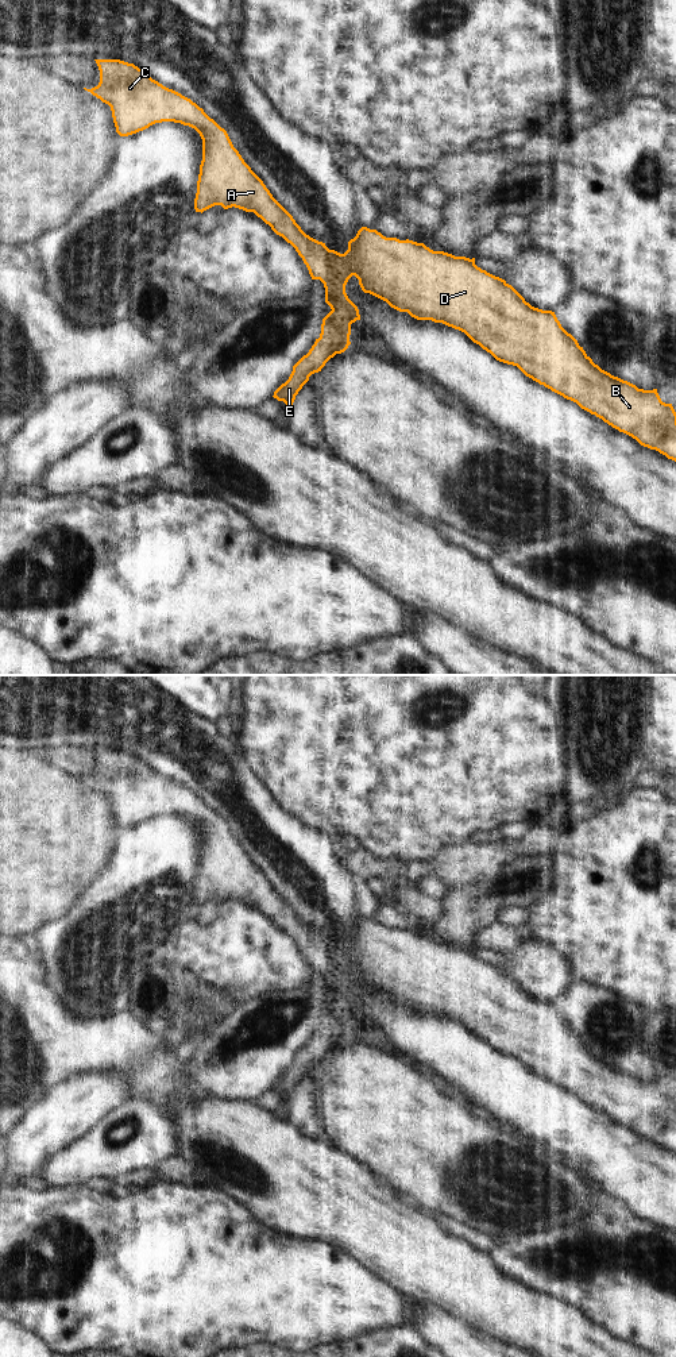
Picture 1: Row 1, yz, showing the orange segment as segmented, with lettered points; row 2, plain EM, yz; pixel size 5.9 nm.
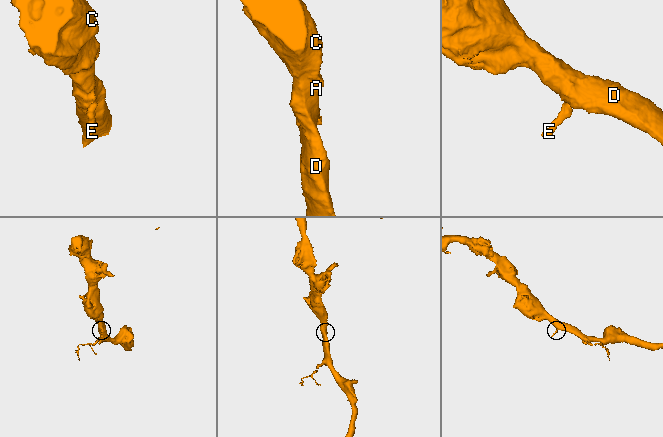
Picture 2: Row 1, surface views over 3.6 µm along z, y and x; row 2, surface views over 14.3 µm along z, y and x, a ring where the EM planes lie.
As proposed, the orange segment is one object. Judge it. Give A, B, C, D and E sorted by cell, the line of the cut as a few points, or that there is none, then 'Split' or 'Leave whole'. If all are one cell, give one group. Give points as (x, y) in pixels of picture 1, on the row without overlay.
Groups: A B C D / E. Split along yz (332, 1001), (343, 1005), (350, 1016). Split

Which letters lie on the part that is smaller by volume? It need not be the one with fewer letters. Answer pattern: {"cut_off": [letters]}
{"cut_off": ["E"]}

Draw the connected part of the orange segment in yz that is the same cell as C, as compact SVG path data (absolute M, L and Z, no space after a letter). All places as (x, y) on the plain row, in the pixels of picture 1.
M94 751L100 762L97 778L85 782L108 795L112 802L116 824L128 828L148 820L155 814L174 813L194 820L202 830L202 852L194 890L196 903L204 903L215 897L224 901L239 899L254 903L271 921L290 934L306 956L312 971L320 971L325 979L325 994L339 1006L348 1009L349 1015L360 1011L358 998L348 990L345 976L355 967L364 984L370 984L399 1003L407 1003L417 1011L432 1011L464 1023L474 1034L490 1044L497 1052L517 1057L526 1068L544 1076L567 1091L576 1094L582 1100L595 1106L613 1119L636 1130L641 1137L656 1141L676 1153L676 1103L672 1095L661 1092L657 1080L644 1082L602 1061L586 1045L578 1032L568 1025L557 1011L555 1003L532 998L505 971L495 968L475 956L475 949L455 948L444 942L433 942L424 934L386 929L376 921L362 918L356 928L348 933L348 941L340 945L329 941L325 934L306 926L293 907L273 888L263 872L244 853L233 839L227 822L210 810L202 799L181 784L169 780L152 771L147 764L120 751Z

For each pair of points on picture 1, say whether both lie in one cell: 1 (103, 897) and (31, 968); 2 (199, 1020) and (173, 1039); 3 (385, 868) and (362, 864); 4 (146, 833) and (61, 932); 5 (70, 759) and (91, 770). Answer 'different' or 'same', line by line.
1: different
2: same
3: same
4: same
5: same

